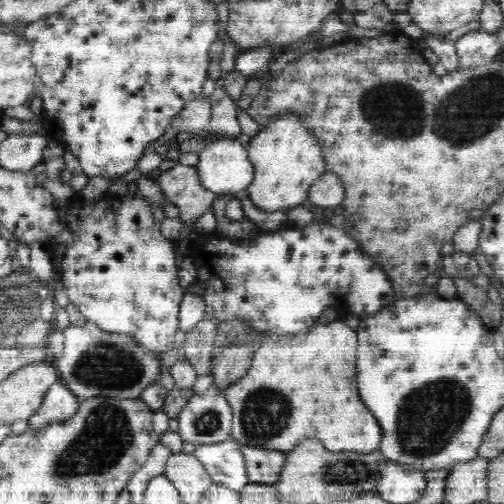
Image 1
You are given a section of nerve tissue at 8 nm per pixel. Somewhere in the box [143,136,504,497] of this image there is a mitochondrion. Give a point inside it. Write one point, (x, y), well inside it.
(430, 416)

